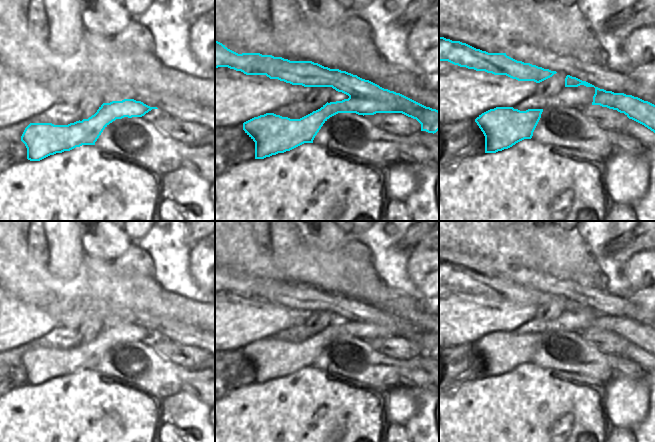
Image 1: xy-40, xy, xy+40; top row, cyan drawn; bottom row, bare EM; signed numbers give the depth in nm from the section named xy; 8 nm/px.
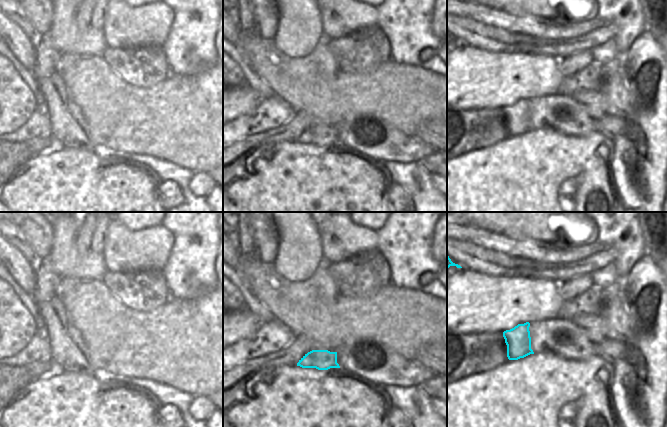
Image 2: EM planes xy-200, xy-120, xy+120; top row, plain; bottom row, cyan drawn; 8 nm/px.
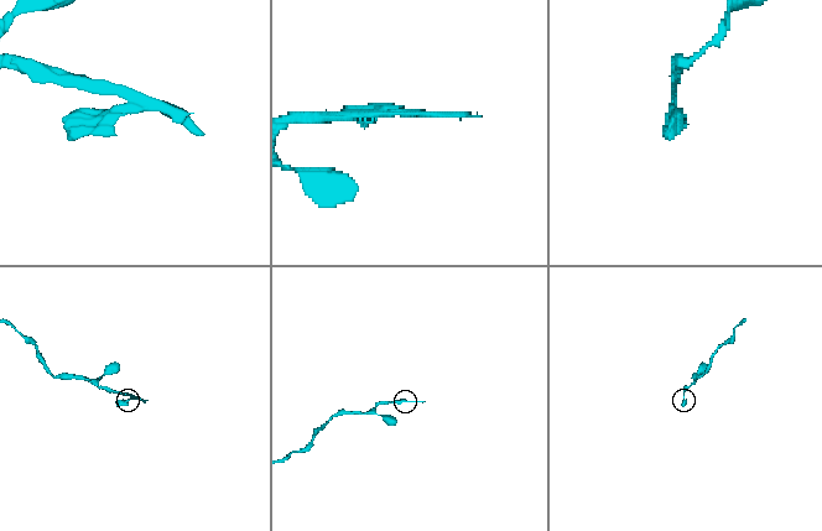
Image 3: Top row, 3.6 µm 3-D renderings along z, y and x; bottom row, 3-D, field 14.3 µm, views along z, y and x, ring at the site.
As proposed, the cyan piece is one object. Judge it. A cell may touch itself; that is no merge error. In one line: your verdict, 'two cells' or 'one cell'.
two cells

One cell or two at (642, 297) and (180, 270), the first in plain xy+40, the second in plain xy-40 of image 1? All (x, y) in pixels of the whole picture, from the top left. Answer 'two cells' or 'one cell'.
two cells

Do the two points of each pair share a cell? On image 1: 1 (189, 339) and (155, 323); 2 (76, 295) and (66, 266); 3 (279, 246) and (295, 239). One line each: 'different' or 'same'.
1: same
2: different
3: same

